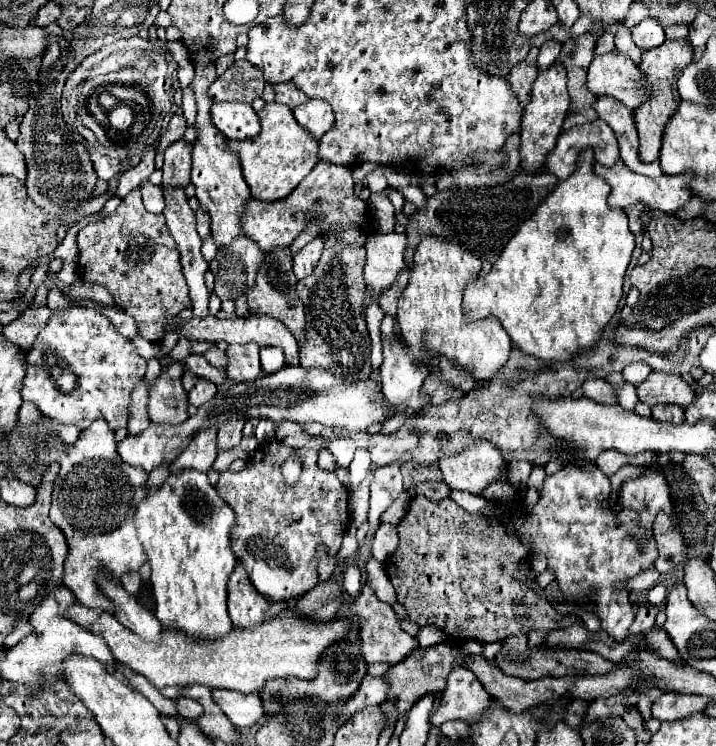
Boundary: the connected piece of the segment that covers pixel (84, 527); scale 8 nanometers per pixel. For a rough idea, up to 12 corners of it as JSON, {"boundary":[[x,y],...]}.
{"boundary":[[102,419],[60,463],[50,519],[68,541],[62,583],[112,613],[116,579],[148,559],[132,523],[148,473],[118,459]]}

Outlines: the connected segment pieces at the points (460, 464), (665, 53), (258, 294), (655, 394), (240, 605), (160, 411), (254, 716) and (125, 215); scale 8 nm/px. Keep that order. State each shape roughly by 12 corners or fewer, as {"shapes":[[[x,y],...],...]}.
{"shapes":[[[490,441],[440,459],[450,489],[478,495],[498,479]],[[688,39],[642,51],[650,97],[634,109],[638,157],[660,155],[680,103],[678,73],[692,63]],[[290,247],[266,251],[248,291],[250,311],[304,335]],[[652,371],[636,387],[638,399],[690,405],[696,393],[680,375]],[[238,561],[228,579],[228,611],[234,627],[252,627],[288,607],[270,603]],[[172,361],[150,387],[148,417],[184,423],[184,365]],[[214,689],[214,701],[236,727],[264,717],[260,695]],[[132,189],[78,233],[78,271],[144,339],[190,307],[174,239]]]}

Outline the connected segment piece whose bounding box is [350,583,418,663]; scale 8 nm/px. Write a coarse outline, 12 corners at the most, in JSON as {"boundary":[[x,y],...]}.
{"boundary":[[368,583],[350,607],[368,663],[400,663],[418,641]]}

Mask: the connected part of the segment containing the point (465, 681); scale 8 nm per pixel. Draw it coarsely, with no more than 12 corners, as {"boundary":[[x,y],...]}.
{"boundary":[[454,667],[436,723],[478,721],[490,695],[474,673]]}

